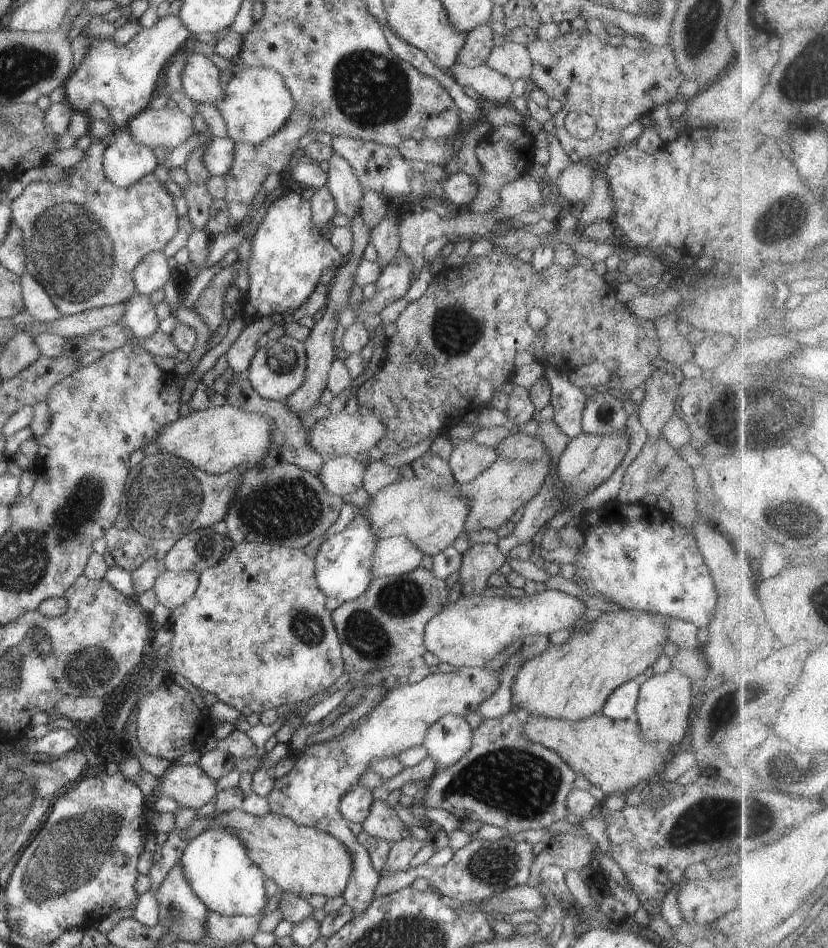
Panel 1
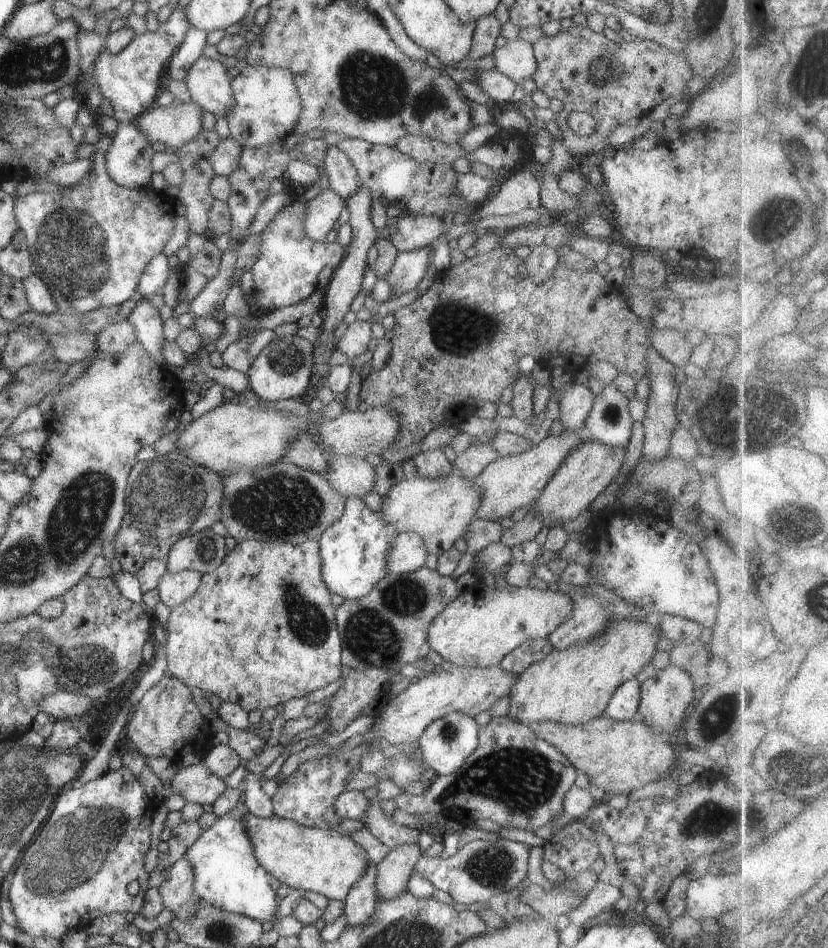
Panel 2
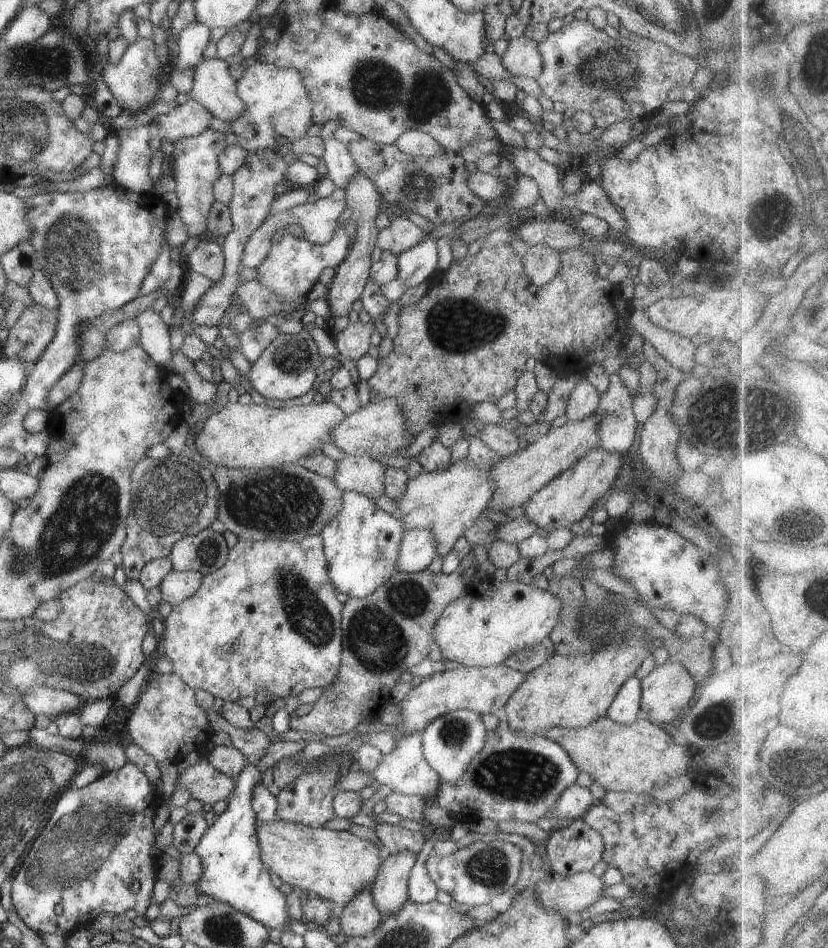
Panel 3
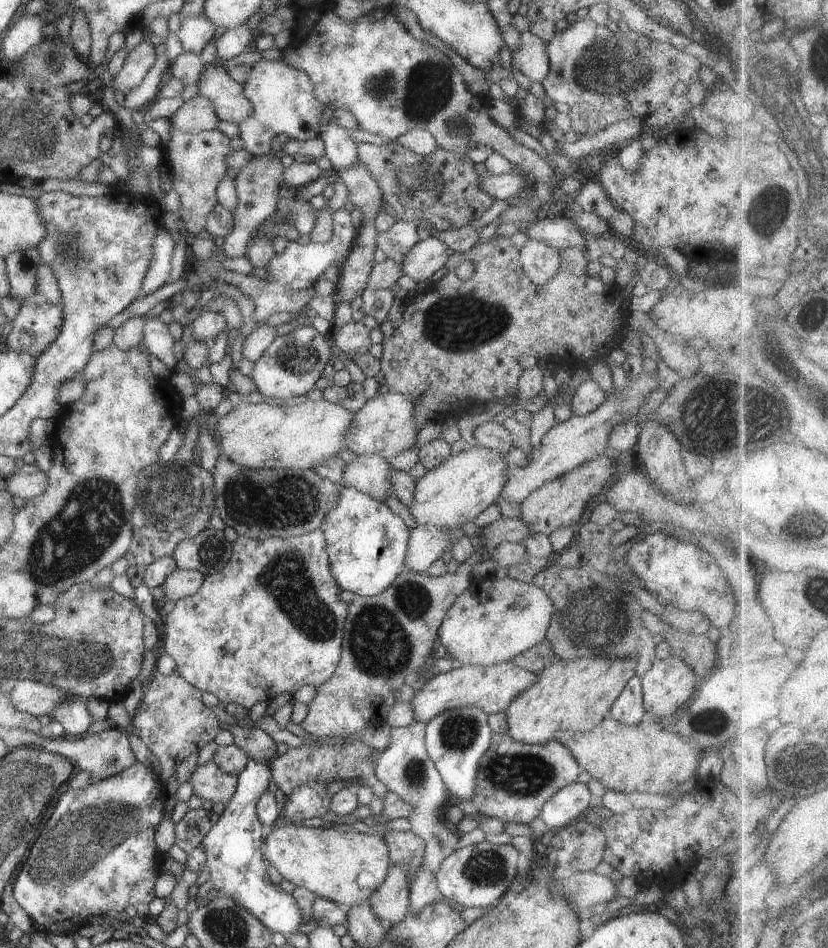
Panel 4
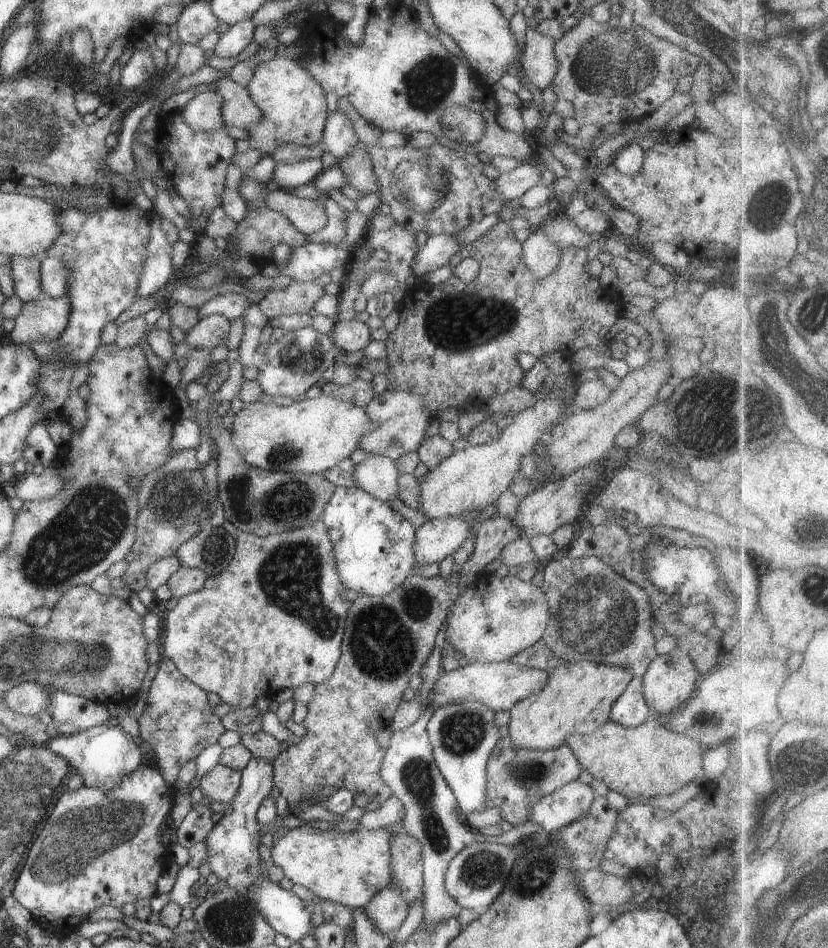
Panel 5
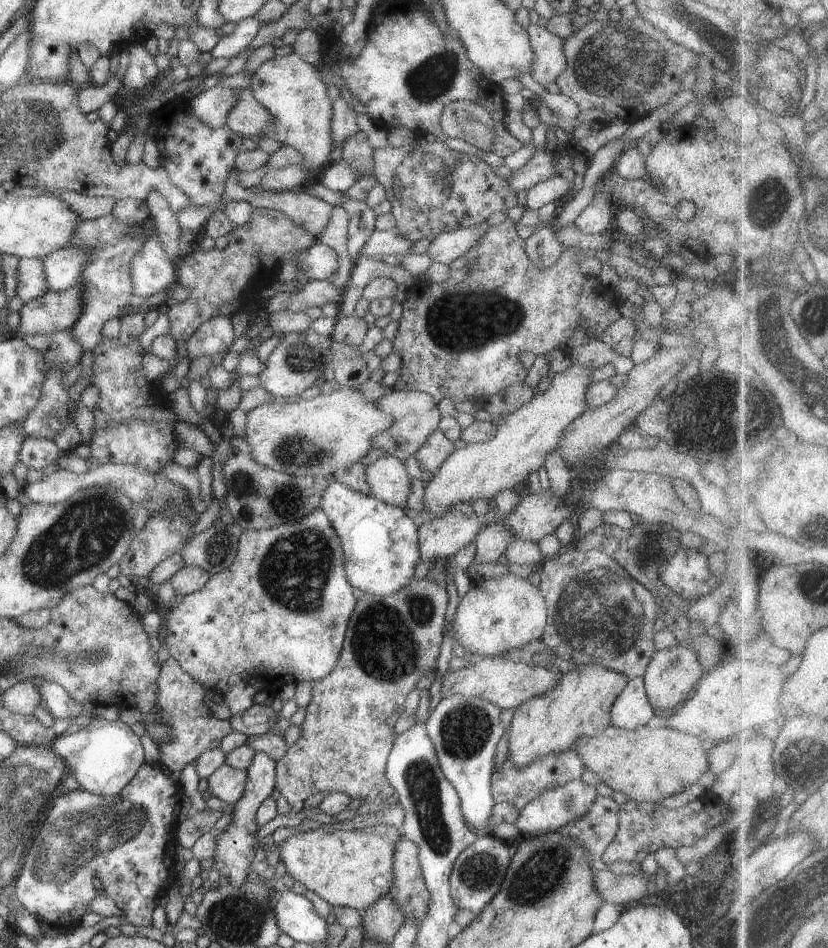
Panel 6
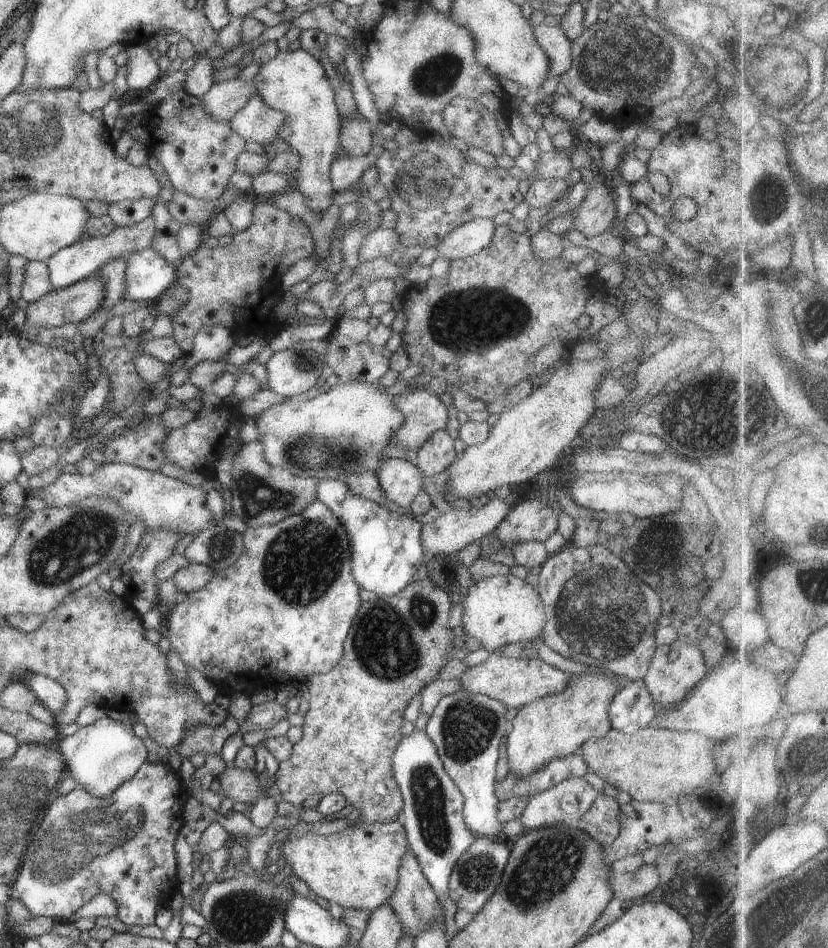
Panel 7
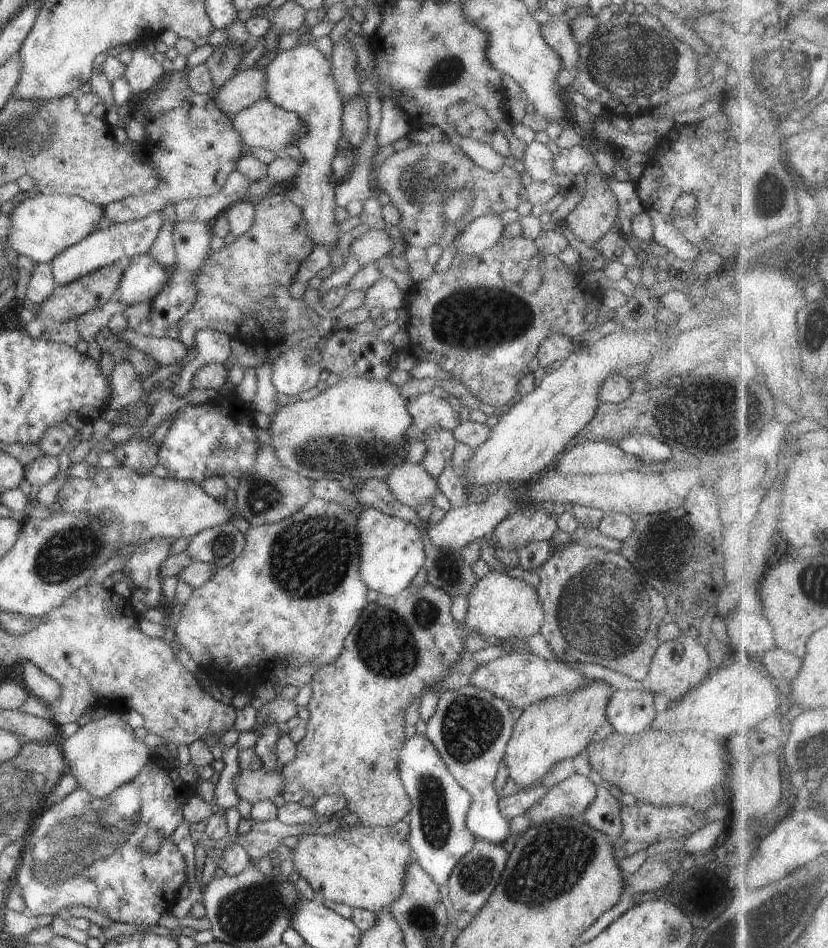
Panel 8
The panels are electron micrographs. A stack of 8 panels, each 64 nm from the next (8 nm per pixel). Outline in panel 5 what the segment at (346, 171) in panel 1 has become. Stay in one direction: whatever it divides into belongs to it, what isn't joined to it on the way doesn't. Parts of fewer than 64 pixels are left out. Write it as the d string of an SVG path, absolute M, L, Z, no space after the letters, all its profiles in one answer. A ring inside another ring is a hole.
M336 110L330 114L324 134L322 134L322 146L330 152L338 161L352 154L352 150L359 144L359 139L351 123L351 120L342 110Z

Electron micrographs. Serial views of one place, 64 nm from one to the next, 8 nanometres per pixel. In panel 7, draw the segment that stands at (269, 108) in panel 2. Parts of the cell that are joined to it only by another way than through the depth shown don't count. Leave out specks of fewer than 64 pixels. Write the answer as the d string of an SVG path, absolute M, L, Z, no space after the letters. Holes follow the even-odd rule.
M301 48L292 52L279 50L275 58L262 64L254 82L256 94L270 108L283 112L287 118L279 138L285 140L300 157L293 188L306 196L315 213L321 213L334 204L330 196L335 190L329 172L337 156L342 126L335 92L324 73L322 63Z

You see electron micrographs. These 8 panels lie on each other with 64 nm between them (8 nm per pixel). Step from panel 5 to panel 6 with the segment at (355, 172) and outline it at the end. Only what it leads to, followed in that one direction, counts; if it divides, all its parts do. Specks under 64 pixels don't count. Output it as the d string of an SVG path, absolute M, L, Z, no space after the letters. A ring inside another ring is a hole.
M358 130L352 138L342 144L342 160L346 166L356 170L360 177L373 174L373 152L369 140L364 132Z

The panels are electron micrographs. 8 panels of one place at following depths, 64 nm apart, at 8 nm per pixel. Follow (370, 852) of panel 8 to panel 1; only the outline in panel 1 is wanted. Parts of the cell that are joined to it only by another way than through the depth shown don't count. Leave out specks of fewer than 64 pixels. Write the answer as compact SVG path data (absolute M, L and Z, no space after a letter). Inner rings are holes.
M234 809L216 815L212 824L217 822L218 825L235 834L245 844L250 860L253 860L253 863L261 868L264 876L267 879L270 878L279 890L292 893L304 900L311 894L336 897L343 893L346 883L349 881L349 874L353 871L353 859L347 848L343 843L338 842L337 838L317 828L299 825L291 818L270 812L264 816L254 816L240 809Z

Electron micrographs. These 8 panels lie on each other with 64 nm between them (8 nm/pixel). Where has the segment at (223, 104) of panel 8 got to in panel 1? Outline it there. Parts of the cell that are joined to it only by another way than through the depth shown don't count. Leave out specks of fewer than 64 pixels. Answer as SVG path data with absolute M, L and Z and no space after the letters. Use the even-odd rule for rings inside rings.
M176 107L146 108L127 122L127 130L135 143L152 150L163 146L170 151L193 134L192 119Z

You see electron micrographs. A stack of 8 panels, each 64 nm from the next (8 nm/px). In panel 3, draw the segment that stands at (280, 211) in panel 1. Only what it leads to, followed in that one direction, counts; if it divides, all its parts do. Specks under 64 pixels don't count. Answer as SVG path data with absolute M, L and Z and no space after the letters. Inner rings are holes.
M338 220L334 237L324 245L308 241L298 228L293 226L286 228L286 234L282 234L276 242L272 242L266 260L258 266L255 280L288 302L308 295L316 284L315 280L319 280L322 270L327 267L338 268L342 260L348 256L352 239L347 235L349 230L345 224L344 221Z

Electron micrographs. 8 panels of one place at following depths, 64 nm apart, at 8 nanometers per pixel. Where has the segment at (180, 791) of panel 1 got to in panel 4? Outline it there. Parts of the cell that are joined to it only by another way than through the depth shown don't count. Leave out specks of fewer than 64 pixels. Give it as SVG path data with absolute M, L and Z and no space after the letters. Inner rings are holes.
M213 761L196 766L188 777L183 782L192 787L192 794L213 804L230 803L238 786L238 775L228 774L222 768L218 768Z

